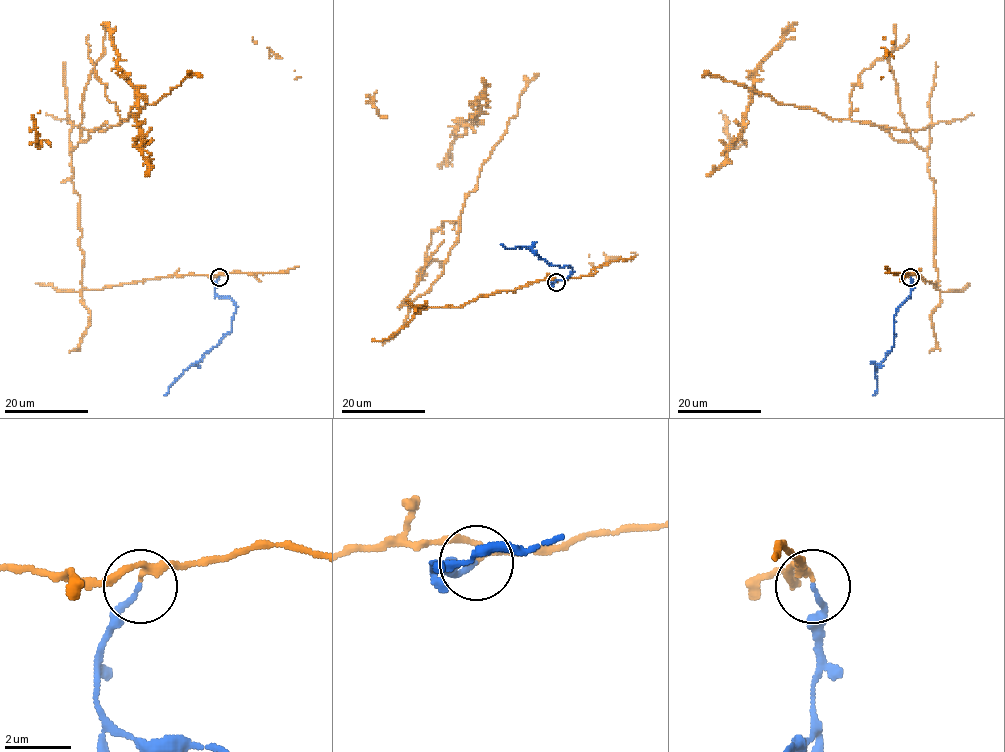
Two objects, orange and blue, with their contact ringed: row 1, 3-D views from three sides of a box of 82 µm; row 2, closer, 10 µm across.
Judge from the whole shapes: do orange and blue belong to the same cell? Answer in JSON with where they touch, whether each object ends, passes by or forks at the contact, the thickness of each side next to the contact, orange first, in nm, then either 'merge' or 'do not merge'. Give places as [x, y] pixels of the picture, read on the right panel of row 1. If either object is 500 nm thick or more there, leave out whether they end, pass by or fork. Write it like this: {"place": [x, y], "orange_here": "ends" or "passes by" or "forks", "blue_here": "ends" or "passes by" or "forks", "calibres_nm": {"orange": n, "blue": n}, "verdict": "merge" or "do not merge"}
{"place": [910, 277], "orange_here": "passes by", "blue_here": "ends", "calibres_nm": {"orange": 180, "blue": 140}, "verdict": "merge"}

